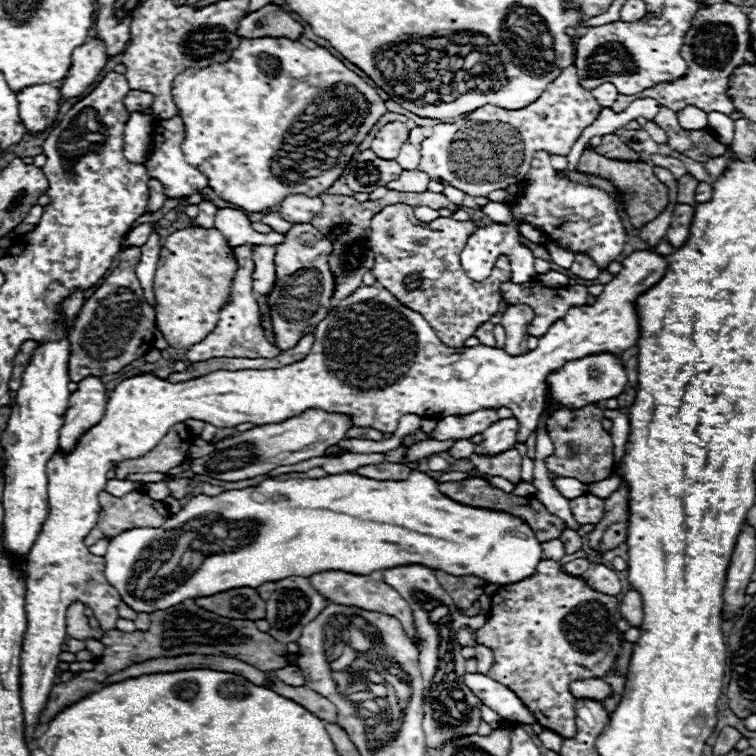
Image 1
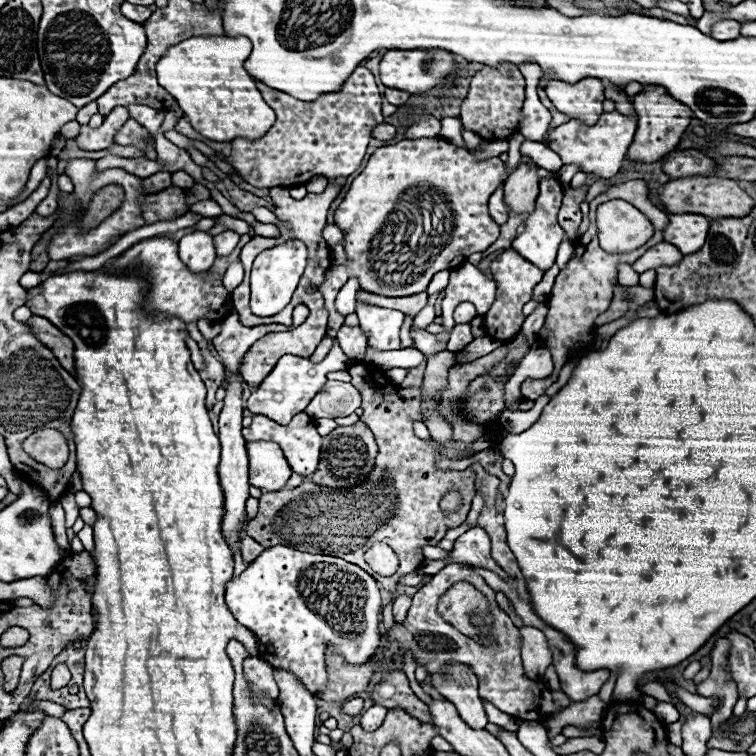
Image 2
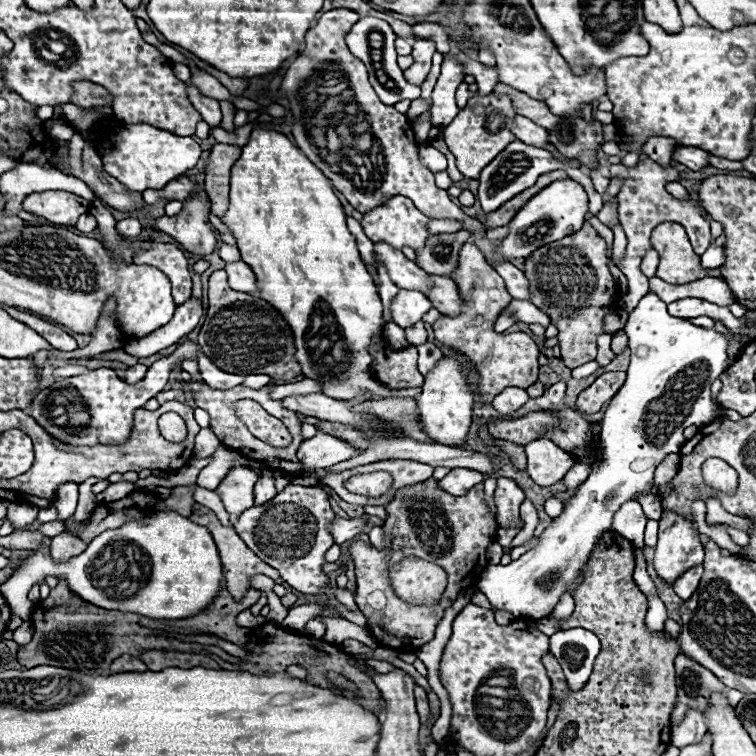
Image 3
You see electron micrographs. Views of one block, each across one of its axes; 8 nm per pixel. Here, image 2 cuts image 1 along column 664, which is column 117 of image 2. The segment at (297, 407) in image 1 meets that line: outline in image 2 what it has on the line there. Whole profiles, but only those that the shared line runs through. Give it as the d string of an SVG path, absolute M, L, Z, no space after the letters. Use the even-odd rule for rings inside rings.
M148 238L132 248L128 248L122 256L116 258L114 264L108 266L112 272L124 272L132 266L142 266L148 270L150 292L146 298L146 312L150 316L178 316L184 322L198 322L212 312L218 312L218 320L224 318L226 312L232 312L232 300L228 290L222 284L222 276L212 274L210 270L204 274L192 274L178 258L178 250L172 238Z

